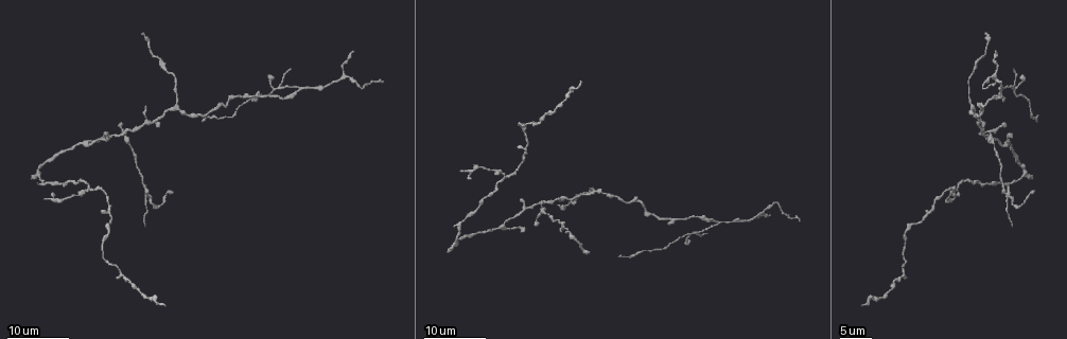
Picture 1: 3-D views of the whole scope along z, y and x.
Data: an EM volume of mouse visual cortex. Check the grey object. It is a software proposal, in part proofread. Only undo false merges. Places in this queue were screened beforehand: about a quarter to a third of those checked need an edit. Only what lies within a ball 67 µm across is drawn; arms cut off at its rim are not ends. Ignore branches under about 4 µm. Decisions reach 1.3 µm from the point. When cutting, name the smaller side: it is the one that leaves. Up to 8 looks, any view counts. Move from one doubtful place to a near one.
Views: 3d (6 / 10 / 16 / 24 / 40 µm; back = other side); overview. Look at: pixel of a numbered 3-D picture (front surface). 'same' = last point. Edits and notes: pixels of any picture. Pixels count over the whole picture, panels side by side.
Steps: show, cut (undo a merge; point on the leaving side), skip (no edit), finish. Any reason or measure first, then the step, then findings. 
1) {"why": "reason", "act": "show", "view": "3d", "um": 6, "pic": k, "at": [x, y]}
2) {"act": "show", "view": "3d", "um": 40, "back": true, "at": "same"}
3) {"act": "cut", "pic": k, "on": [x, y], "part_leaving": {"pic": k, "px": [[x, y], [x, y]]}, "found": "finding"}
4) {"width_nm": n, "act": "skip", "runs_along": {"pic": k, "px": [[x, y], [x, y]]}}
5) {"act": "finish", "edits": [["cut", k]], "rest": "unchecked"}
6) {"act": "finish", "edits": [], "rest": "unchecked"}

{"why": "three arms meet", "act": "show", "view": "3d", "um": 24, "pic": 1, "at": [154, 120]}

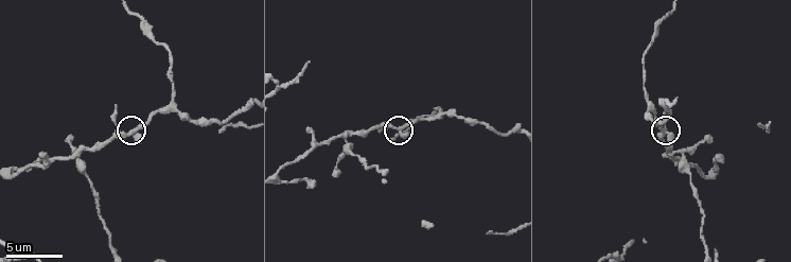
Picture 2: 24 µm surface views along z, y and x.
{"why": "zoom in", "act": "show", "view": "3d", "um": 6, "pic": 2, "at": [400, 129]}

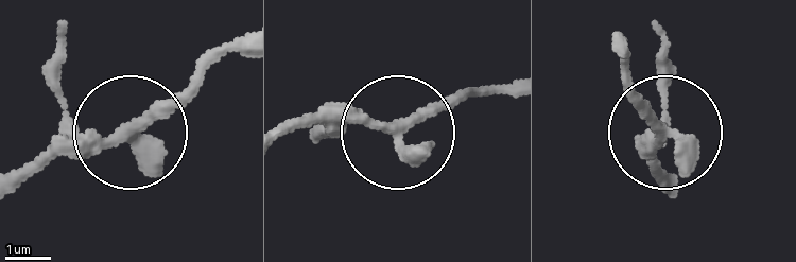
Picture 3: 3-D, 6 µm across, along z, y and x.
{"why": "from behind", "act": "show", "view": "3d", "um": 6, "back": true, "pic": 3, "at": [403, 123]}

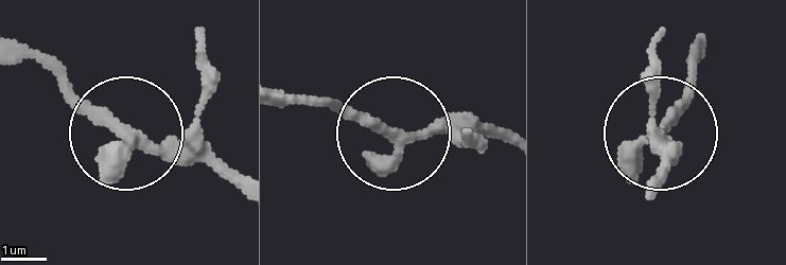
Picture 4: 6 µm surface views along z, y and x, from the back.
{"act": "skip", "runs_along": {"pic": 4, "px": [[507, 139], [484, 127], [392, 139], [294, 96]]}, "found": "continuous, no second neuron"}

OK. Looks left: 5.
{"why": "arms part here", "act": "show", "view": "3d", "um": 6, "pic": 2, "at": [648, 105]}

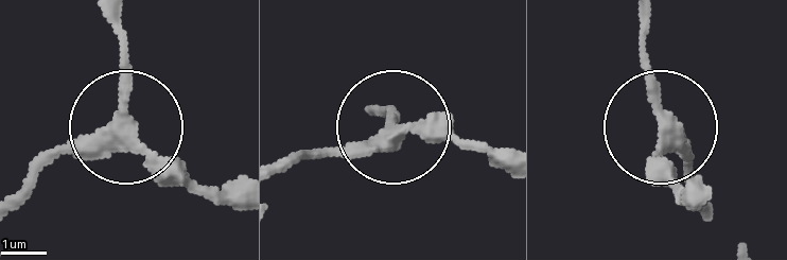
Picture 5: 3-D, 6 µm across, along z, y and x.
{"why": "other side", "act": "show", "view": "3d", "um": 6, "back": true, "pic": 5, "at": [664, 120]}

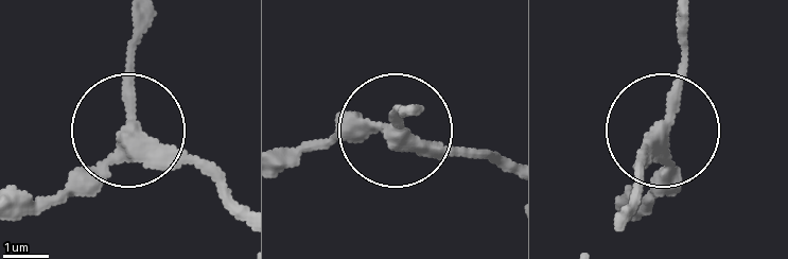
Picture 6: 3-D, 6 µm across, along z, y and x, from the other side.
{"arms": 3, "act": "skip", "runs_along": {"pic": 6, "px": [[625, 205], [670, 102], [682, 22]]}, "found": "continuous, no second neuron"}

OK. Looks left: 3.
{"why": "a fork", "act": "show", "view": "3d", "um": 6, "pic": 2, "at": [345, 136]}

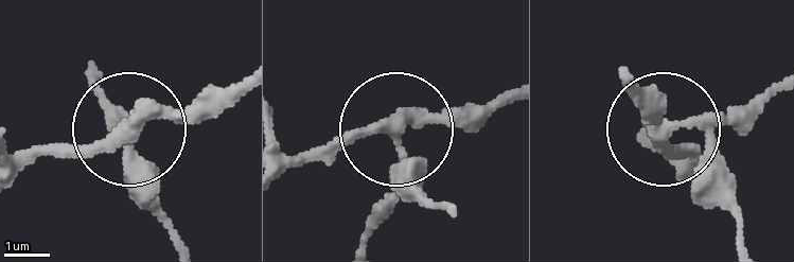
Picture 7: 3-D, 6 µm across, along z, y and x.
{"width_nm": 290, "act": "cut", "pic": 7, "on": [136, 203], "found": "two neurons meet here"}

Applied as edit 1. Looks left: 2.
{"act": "show", "view": "3d", "um": 6, "pic": 2, "at": [698, 173]}

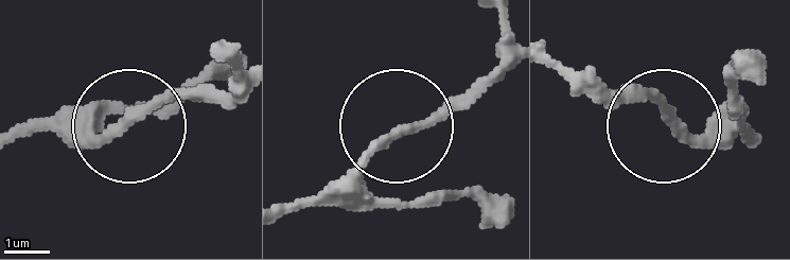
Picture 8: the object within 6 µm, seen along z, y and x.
{"side_arm_um": 64, "act": "skip", "found": "one neuron here"}

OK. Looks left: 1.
{"act": "finish", "edits": [["cut", 7]], "rest": "unchecked"}

